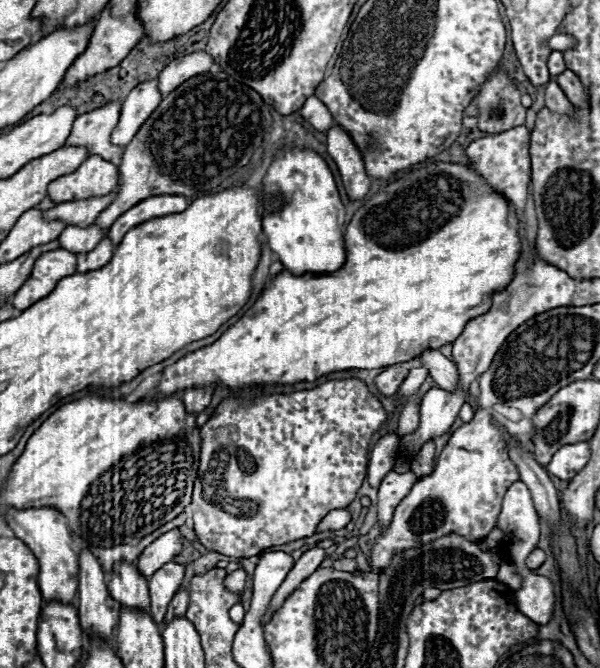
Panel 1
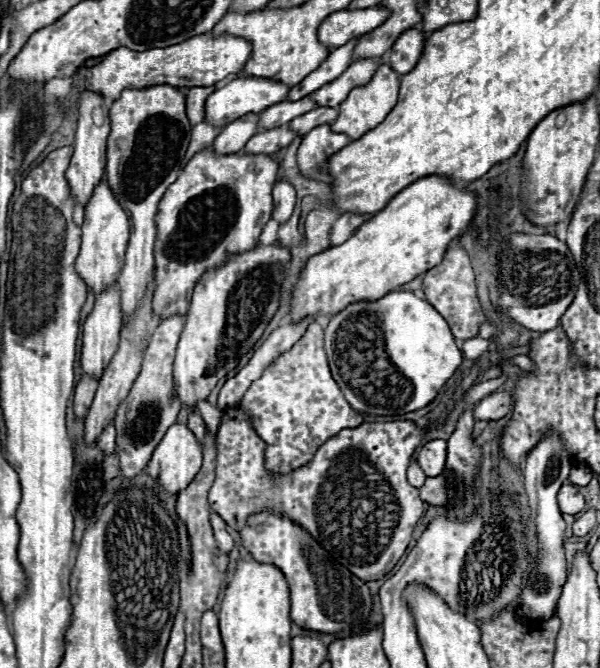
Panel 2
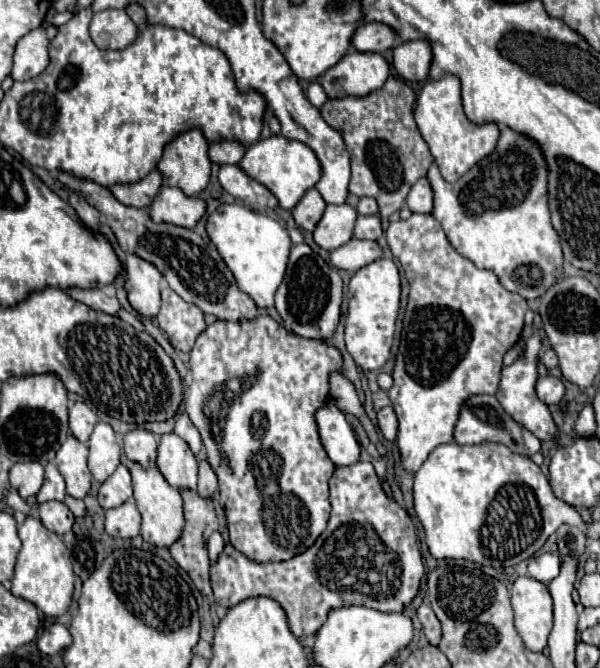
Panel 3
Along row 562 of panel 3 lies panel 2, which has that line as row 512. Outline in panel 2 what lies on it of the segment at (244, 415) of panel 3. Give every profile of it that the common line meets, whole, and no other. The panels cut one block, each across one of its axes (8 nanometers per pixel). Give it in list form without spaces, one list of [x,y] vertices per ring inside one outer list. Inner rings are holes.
[[[254,514],[240,532],[244,548],[266,564],[276,564],[290,584],[290,618],[318,634],[362,632],[372,612],[372,594],[368,586],[350,570],[336,570],[326,550],[298,524],[274,514]]]

